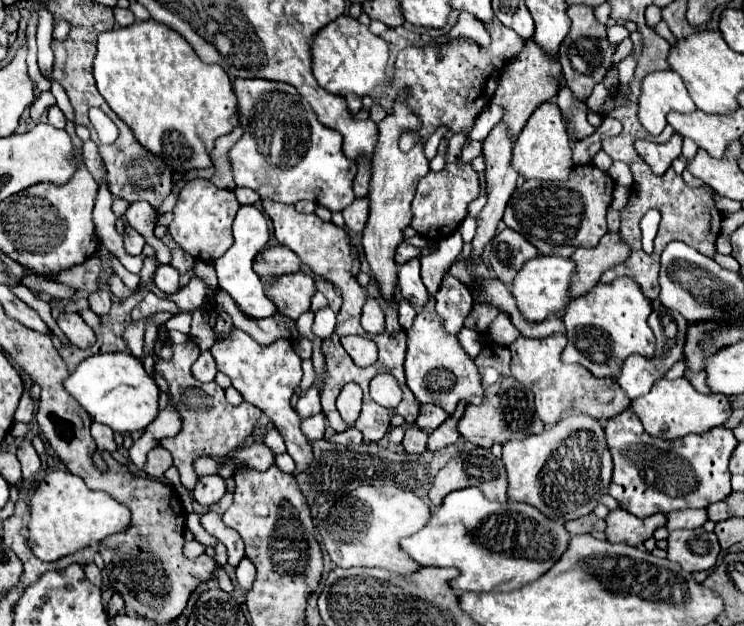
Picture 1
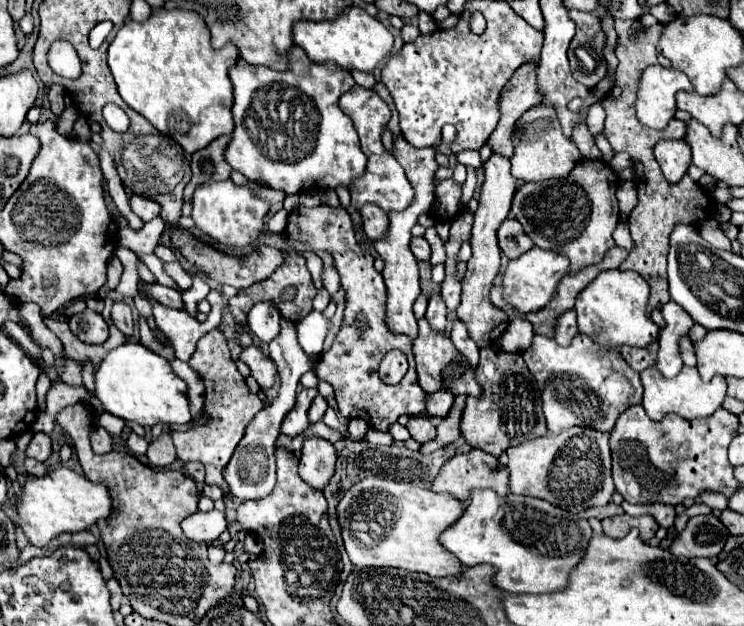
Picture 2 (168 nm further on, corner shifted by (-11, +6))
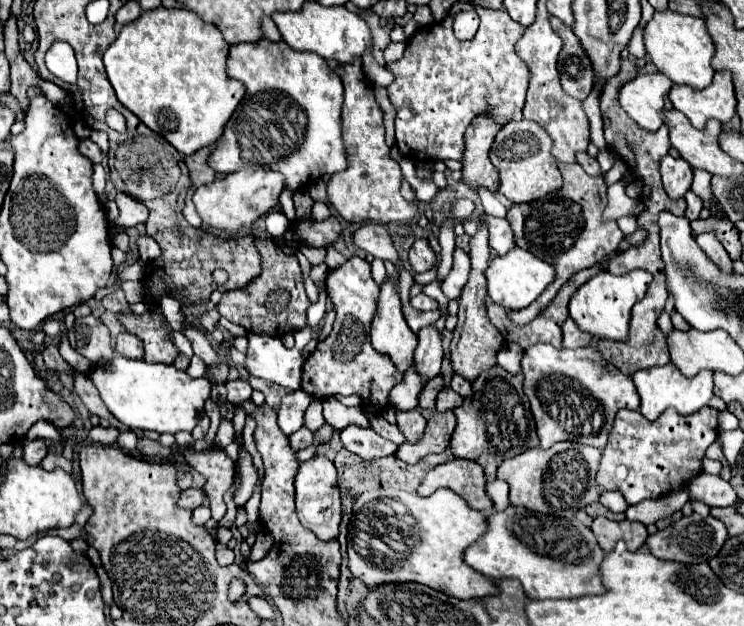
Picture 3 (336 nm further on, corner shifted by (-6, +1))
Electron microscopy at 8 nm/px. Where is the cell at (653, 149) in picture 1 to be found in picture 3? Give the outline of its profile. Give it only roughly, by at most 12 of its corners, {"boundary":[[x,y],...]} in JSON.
{"boundary":[[666,154],[660,160],[664,190],[682,198],[692,184],[690,164]]}

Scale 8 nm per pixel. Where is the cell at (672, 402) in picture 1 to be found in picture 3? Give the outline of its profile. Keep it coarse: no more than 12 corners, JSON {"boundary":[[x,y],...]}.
{"boundary":[[674,364],[632,374],[640,412],[690,416],[714,396],[712,372]]}

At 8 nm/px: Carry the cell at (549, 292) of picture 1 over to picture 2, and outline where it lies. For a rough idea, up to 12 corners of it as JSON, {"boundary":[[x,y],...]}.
{"boundary":[[533,247],[509,259],[503,299],[521,313],[551,301],[569,259]]}

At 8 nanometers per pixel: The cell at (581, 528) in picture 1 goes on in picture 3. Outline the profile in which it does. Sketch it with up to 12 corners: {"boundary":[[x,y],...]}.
{"boundary":[[600,502],[590,504],[586,514],[606,516],[610,520],[624,520],[624,514],[614,514],[604,508]]}

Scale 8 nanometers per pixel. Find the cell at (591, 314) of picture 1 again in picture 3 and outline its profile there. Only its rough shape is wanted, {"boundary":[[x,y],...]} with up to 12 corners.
{"boundary":[[650,274],[592,276],[570,318],[596,340],[626,342]]}

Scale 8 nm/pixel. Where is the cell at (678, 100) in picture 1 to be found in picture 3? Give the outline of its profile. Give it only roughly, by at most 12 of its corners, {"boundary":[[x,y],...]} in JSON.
{"boundary":[[642,74],[620,90],[622,110],[644,130],[658,130],[674,82]]}

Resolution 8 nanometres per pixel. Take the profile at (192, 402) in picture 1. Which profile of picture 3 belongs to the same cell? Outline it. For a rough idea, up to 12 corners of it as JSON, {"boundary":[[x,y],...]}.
{"boundary":[[222,448],[186,450],[186,464],[206,478],[212,518],[226,514],[234,460]]}

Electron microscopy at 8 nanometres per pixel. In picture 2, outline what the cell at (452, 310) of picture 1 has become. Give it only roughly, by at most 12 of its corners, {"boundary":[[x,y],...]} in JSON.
{"boundary":[[453,321],[451,343],[475,371],[479,347],[467,335],[463,321]]}

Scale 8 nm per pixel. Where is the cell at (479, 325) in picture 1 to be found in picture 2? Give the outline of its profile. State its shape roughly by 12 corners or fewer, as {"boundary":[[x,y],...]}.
{"boundary":[[507,157],[485,163],[475,211],[473,257],[457,317],[491,347],[509,317],[489,301],[499,273],[497,229],[517,179]]}

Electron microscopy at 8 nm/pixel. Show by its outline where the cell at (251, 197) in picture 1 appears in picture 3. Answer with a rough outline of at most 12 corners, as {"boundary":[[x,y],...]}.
{"boundary":[[292,192],[280,194],[280,206],[290,220],[296,218]]}

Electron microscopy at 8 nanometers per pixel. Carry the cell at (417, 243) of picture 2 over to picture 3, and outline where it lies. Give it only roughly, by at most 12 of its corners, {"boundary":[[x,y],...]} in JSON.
{"boundary":[[418,238],[410,248],[414,272],[426,272],[436,256],[426,238]]}

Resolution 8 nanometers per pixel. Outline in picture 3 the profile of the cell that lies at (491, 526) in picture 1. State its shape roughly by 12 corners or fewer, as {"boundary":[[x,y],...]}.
{"boundary":[[508,506],[464,562],[530,600],[602,594],[576,518]]}

